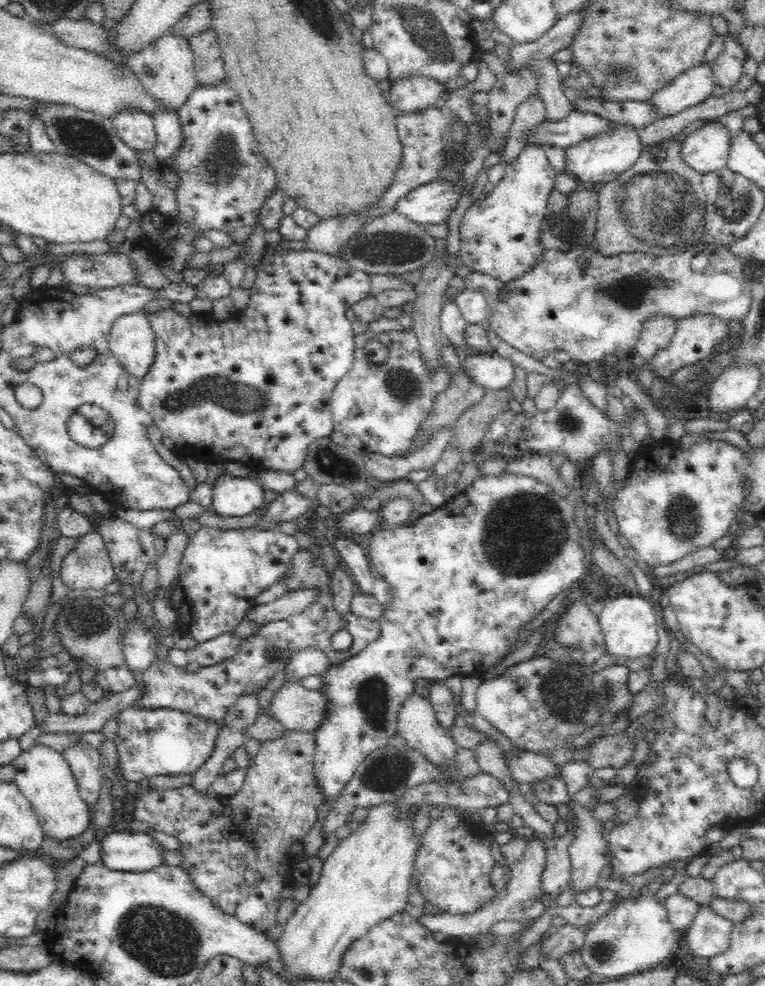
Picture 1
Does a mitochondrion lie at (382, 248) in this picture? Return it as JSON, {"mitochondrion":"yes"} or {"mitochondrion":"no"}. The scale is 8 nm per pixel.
{"mitochondrion":"yes"}

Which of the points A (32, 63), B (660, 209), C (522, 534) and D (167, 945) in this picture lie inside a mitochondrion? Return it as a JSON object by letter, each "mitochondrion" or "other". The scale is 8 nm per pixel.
{"A":"other","B":"mitochondrion","C":"mitochondrion","D":"mitochondrion"}

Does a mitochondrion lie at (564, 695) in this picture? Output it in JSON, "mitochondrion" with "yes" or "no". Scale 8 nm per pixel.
{"mitochondrion":"yes"}

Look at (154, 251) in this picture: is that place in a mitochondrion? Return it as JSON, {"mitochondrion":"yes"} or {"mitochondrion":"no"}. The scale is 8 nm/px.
{"mitochondrion":"no"}

